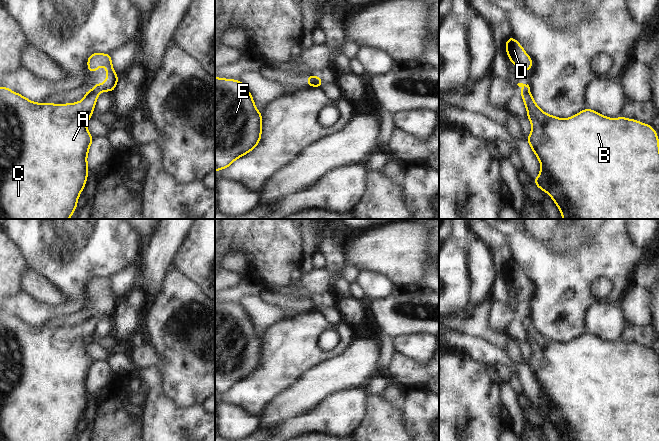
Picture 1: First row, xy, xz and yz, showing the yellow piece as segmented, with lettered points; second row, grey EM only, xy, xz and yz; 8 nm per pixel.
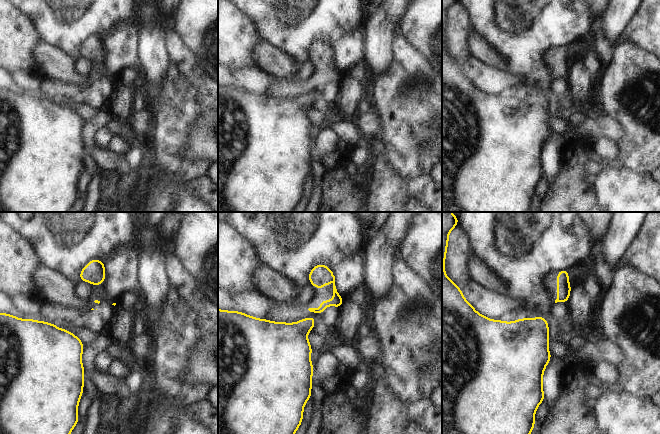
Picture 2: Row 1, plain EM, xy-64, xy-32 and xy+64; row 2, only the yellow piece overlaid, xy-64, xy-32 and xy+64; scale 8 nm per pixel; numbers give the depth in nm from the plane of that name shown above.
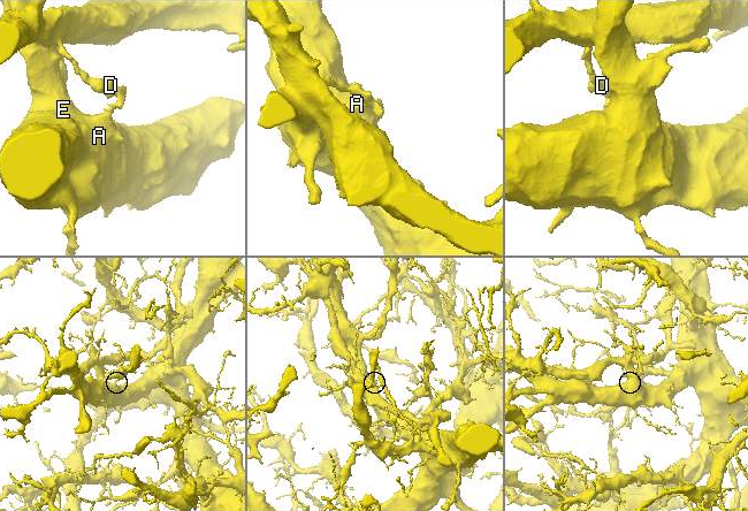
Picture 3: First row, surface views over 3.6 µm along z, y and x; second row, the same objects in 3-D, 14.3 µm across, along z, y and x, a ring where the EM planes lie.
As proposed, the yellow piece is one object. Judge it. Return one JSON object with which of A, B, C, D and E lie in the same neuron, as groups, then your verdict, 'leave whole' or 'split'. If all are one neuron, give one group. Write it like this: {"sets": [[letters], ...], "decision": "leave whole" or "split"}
{"sets": [["A", "B", "C", "E"], ["D"]], "decision": "split"}

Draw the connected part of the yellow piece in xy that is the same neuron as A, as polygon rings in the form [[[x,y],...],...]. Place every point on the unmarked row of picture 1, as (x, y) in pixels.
[[[7,310],[0,311],[0,441],[71,441],[74,438],[90,394],[87,381],[95,362],[89,357],[86,348],[89,343],[93,343],[92,337],[99,318],[87,319],[81,325],[74,327],[36,327],[10,314]]]

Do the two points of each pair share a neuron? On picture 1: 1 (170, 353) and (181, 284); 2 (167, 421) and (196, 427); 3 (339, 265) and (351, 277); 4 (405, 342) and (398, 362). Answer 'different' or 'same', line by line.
1: same
2: same
3: different
4: different

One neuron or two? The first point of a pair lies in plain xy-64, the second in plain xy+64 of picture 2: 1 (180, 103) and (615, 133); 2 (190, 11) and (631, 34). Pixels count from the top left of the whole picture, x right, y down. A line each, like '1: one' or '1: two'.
1: two
2: one

